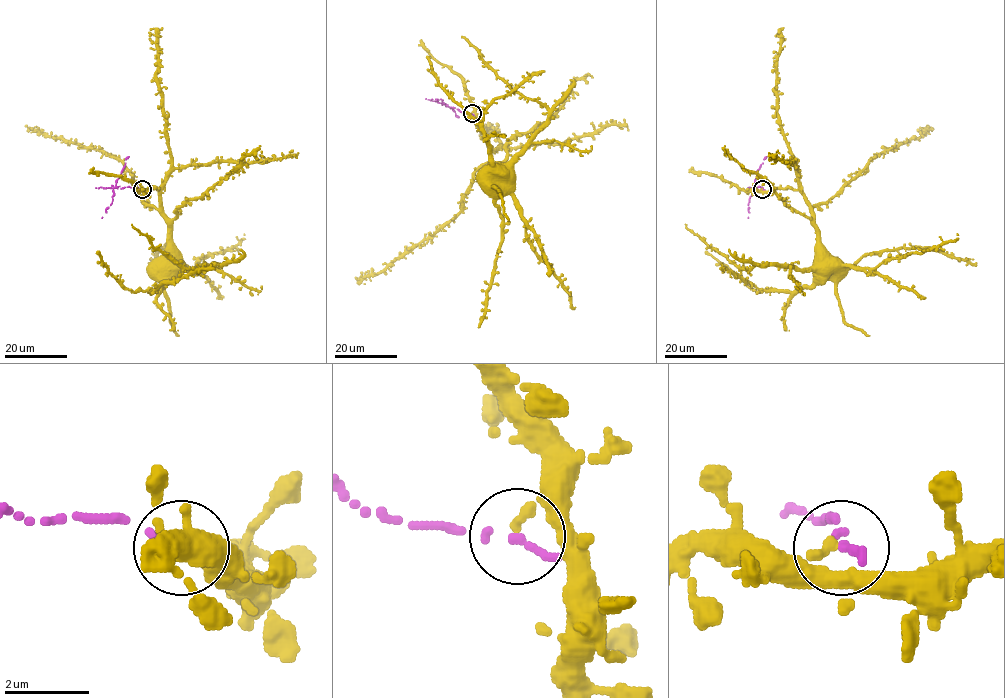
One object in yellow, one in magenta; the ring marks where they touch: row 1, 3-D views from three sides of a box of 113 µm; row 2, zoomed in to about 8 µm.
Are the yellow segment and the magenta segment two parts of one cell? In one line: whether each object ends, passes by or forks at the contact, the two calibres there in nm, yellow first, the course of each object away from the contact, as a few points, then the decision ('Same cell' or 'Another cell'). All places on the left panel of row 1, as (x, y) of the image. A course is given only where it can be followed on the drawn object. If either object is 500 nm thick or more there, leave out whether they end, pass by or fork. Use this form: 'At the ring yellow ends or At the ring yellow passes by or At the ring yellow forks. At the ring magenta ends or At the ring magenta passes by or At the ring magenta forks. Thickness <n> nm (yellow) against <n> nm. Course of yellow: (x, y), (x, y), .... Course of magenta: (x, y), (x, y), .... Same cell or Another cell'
At the ring yellow ends. At the ring magenta ends. Thickness 240 nm (yellow) against 220 nm. Course of yellow: (141, 189), (157, 189), (169, 229), (169, 257), (178, 266), (218, 265), (184, 269), (131, 224). Course of magenta: (141, 189), (112, 188), (112, 203), (101, 218). Another cell

